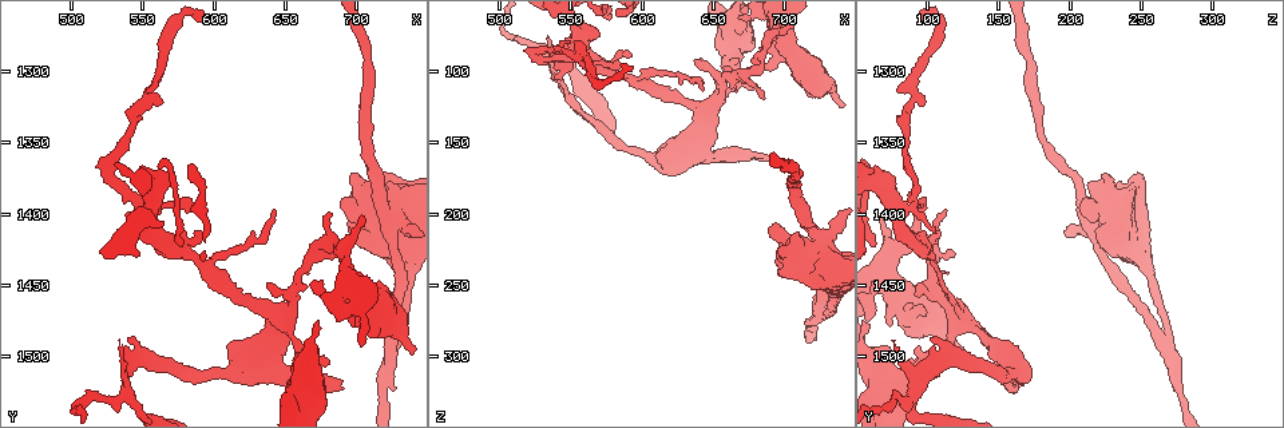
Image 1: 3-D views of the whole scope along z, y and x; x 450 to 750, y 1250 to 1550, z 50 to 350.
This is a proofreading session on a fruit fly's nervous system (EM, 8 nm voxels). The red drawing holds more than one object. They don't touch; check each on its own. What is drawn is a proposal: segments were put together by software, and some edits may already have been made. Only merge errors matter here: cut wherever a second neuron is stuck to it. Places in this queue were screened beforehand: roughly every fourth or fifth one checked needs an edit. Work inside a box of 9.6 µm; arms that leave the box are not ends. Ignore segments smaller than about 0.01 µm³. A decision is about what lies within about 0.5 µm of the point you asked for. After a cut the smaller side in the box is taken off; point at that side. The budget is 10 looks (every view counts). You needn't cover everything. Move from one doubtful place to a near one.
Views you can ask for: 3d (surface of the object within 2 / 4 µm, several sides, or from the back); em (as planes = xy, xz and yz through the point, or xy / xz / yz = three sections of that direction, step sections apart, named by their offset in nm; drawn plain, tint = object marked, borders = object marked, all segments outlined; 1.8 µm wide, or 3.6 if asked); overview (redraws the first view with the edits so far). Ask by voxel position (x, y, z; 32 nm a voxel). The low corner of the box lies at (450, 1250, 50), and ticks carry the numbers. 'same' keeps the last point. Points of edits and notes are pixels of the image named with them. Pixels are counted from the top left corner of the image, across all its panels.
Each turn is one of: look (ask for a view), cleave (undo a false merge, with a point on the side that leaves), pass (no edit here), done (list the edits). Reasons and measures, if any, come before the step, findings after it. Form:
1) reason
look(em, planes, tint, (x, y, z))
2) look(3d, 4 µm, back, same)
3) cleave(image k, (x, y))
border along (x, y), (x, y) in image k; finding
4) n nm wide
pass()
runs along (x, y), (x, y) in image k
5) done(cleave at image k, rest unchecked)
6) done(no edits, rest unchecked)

four or more arms meet
look(em, 3.6 µm, planes, tint, (650, 1474, 122))

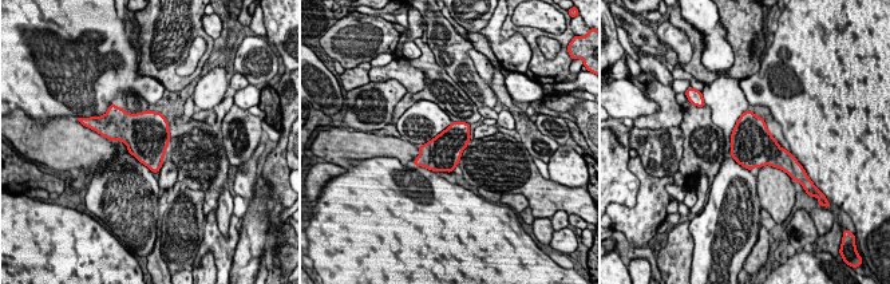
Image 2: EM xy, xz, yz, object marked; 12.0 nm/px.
420 nm wide
pass()
one neuron here

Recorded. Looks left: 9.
three arms meet
look(em, yz, step 16, borders, (600, 1446, 108))

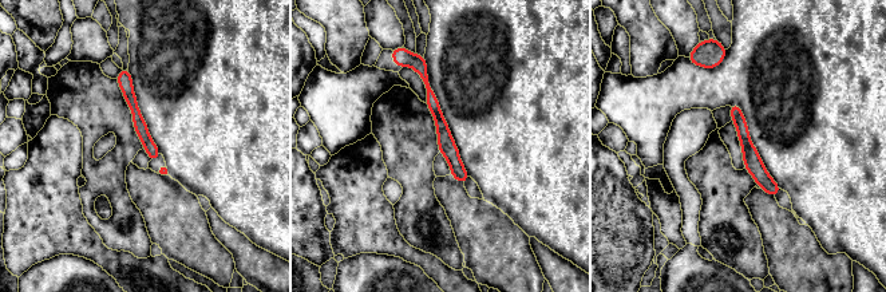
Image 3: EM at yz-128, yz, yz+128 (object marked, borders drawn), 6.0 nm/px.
70 nm wide
pass()
runs along (420, 67), (443, 138), (463, 178) in image 3; continuous, no second neuron

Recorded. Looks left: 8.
sudden change in width
look(3d, 2 µm, (674, 1522, 160))

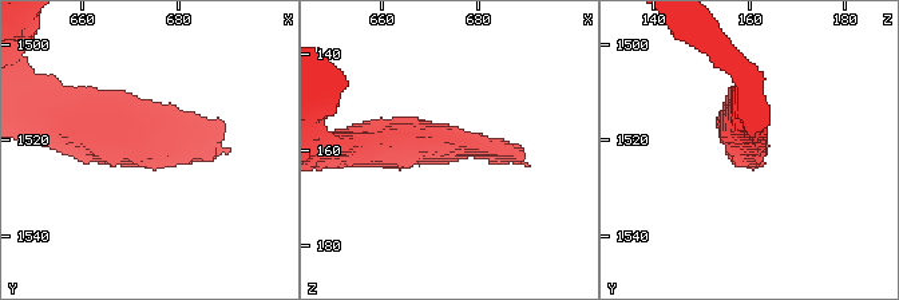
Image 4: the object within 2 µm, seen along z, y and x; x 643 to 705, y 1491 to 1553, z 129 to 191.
look(em, yz, step 4, tint, (674, 1521, 158))

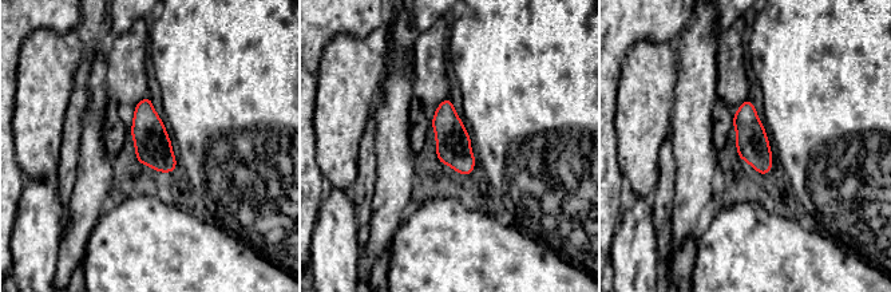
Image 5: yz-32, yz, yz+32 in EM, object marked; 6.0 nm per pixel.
another direction
look(em, planes, tint, same)

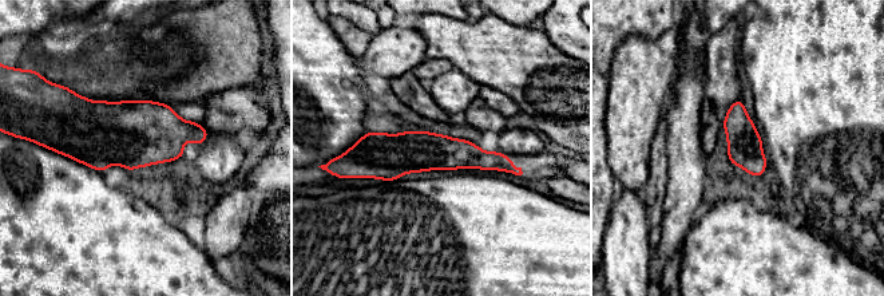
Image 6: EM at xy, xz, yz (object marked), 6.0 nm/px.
pass()
runs along (361, 156), (472, 156), (518, 172) in image 6; one neuron here

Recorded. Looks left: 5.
thick turns thin
look(em, planes, tint, (540, 1526, 92))

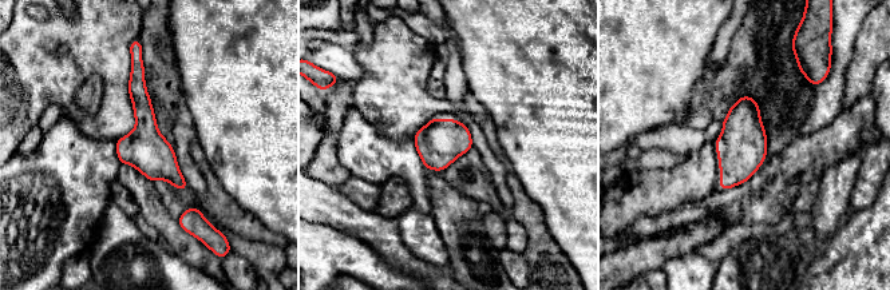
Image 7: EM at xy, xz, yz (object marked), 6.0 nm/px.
pass()
runs along (134, 68), (146, 149), (184, 186) in image 7; one neuron here

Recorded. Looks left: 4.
done(no edits, rest unchecked)

